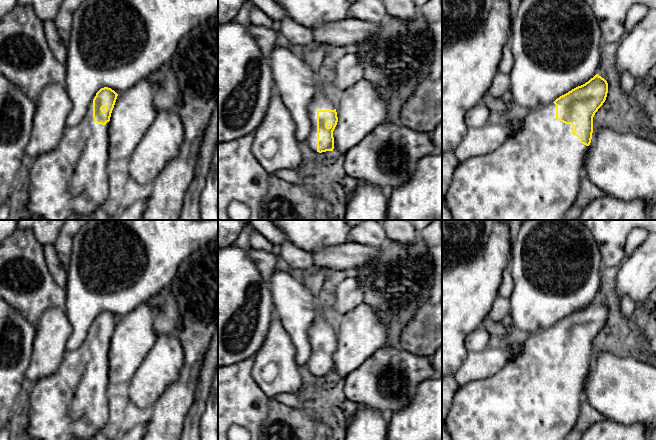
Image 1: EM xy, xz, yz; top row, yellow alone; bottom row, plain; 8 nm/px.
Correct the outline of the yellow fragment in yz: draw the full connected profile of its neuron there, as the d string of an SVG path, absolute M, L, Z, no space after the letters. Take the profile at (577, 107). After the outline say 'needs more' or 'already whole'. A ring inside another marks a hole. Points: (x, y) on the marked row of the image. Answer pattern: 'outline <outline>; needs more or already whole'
outline M596 74L553 103L523 112L523 128L512 131L491 153L459 163L445 197L452 220L564 220L579 192L583 162L592 139L593 117L607 93L607 81Z; needs more

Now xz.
outline M318 88L308 106L311 132L306 140L315 152L333 151L333 131L337 125L336 99L324 88Z; needs more

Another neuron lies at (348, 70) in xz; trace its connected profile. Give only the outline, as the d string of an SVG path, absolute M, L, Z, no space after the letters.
M347 53L330 71L328 83L333 94L338 95L363 79L364 68L355 53Z

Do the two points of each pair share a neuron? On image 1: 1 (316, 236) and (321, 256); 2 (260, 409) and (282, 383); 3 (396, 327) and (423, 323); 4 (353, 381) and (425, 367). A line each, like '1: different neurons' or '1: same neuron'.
1: different neurons
2: different neurons
3: different neurons
4: same neuron

